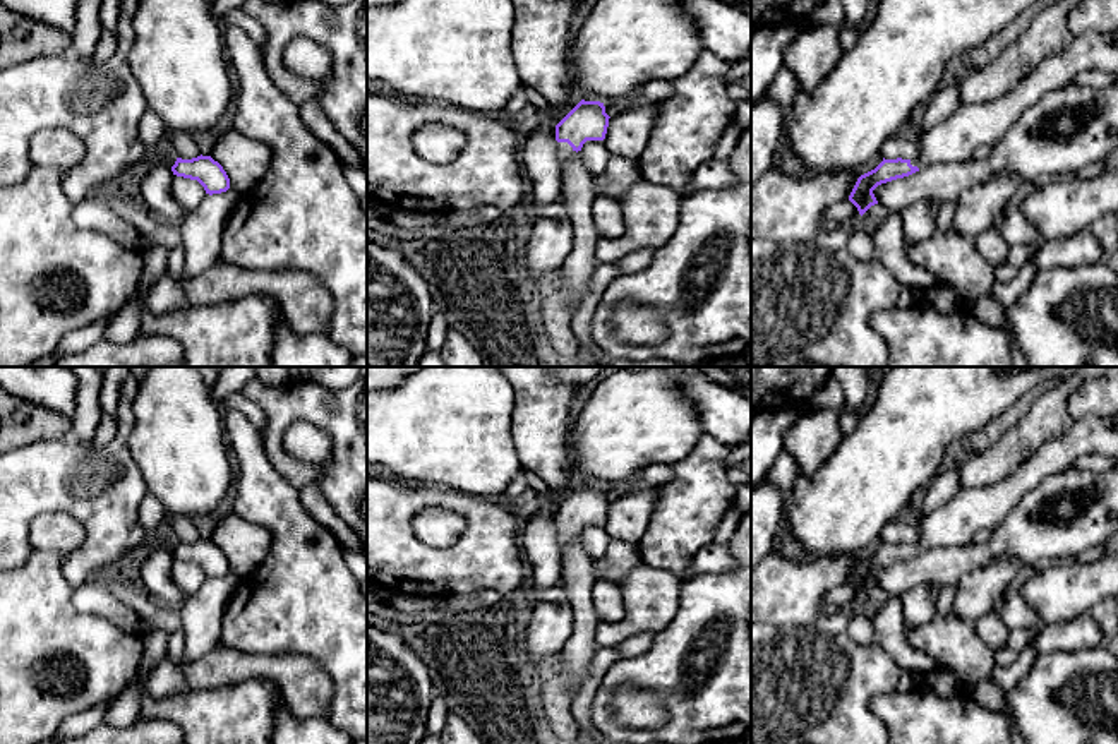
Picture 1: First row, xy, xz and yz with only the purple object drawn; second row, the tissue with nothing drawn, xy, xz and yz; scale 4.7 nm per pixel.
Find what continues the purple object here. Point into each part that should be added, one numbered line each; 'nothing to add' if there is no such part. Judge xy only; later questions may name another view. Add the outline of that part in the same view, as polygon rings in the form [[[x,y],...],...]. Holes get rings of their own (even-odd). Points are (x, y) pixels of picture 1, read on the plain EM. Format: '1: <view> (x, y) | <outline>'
nothing to add

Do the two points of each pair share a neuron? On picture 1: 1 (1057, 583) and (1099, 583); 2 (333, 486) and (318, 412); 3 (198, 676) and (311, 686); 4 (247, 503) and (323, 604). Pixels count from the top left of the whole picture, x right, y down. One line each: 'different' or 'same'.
1: same
2: same
3: same
4: same

